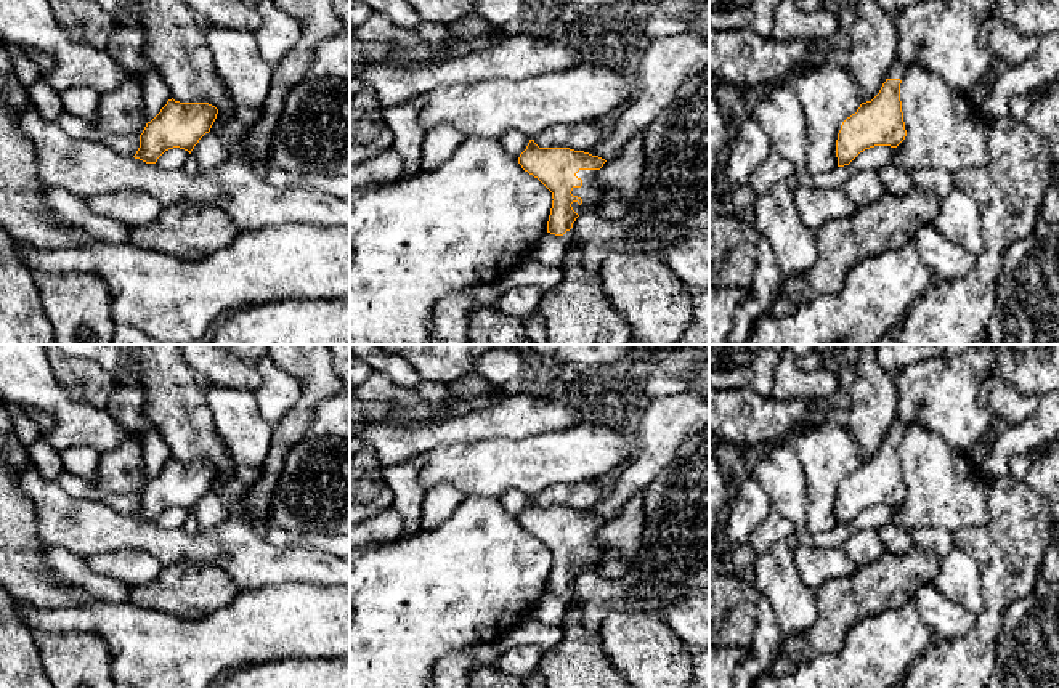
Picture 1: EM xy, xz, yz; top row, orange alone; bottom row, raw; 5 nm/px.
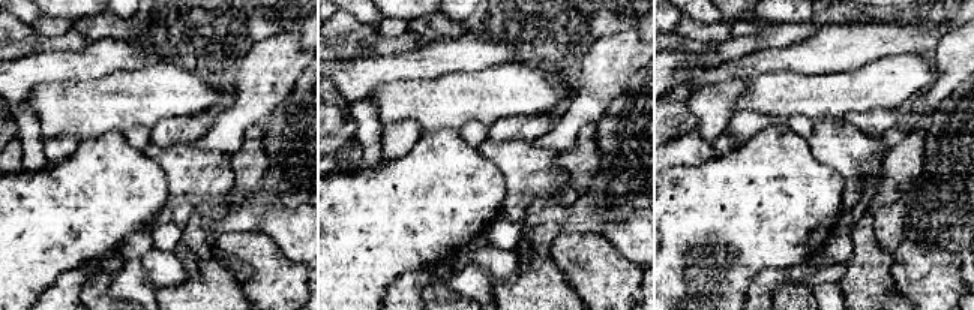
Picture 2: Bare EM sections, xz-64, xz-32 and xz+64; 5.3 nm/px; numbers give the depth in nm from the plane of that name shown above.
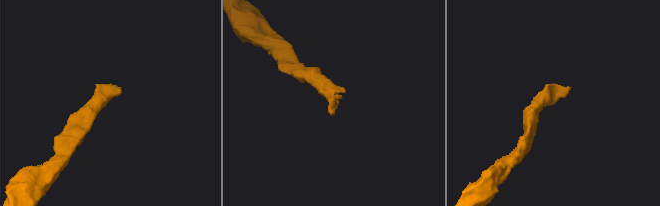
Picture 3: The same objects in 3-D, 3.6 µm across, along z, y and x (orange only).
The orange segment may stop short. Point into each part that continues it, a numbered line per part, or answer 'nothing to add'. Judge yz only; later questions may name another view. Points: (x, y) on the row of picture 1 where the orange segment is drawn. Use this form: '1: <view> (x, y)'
1: yz (897, 69)

